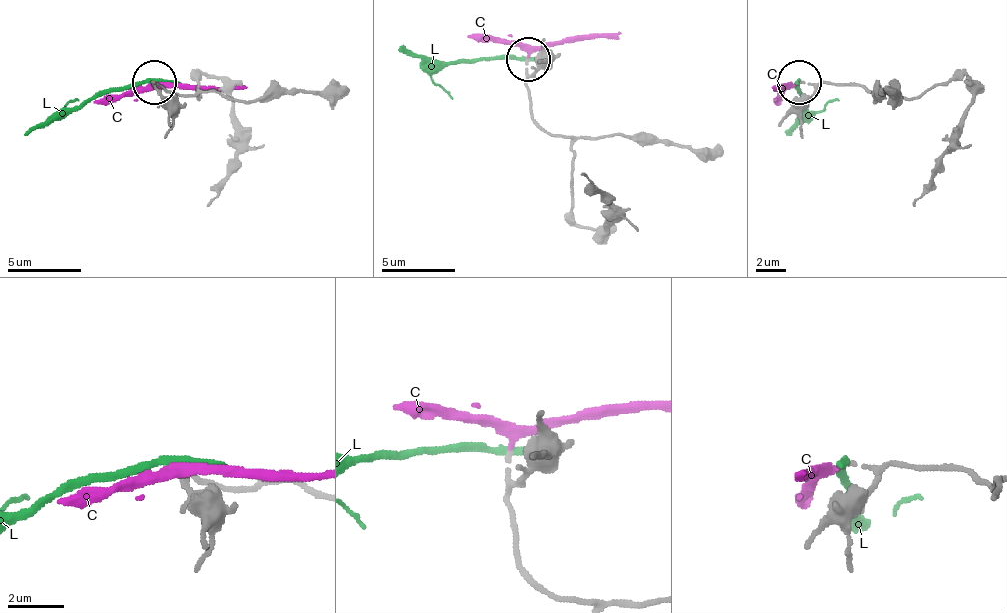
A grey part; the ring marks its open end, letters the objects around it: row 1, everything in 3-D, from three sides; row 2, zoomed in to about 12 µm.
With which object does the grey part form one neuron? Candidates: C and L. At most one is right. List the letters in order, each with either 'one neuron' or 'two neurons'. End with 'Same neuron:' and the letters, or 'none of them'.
C: one neuron
L: two neurons
Same neuron: C

